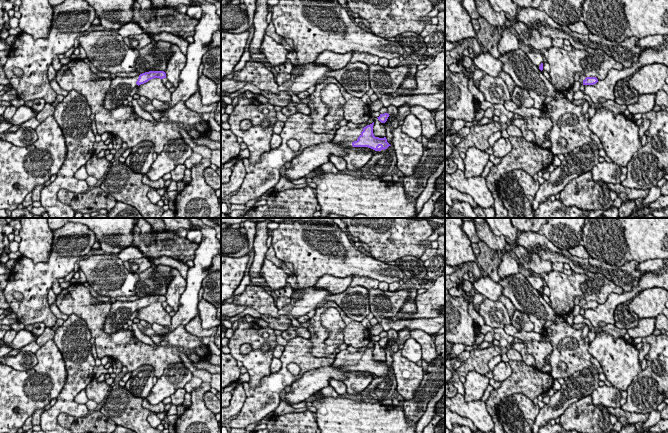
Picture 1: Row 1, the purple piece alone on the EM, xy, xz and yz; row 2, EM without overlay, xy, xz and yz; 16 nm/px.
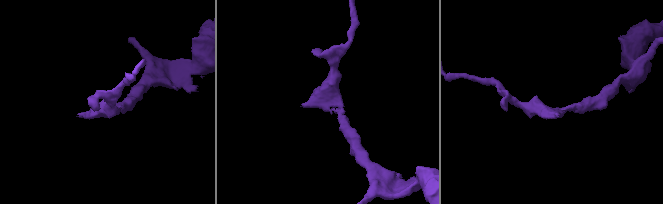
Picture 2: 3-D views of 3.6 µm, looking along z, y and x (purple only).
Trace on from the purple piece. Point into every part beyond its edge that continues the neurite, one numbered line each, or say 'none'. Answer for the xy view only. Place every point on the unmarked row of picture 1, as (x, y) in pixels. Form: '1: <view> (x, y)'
1: xy (120, 311)

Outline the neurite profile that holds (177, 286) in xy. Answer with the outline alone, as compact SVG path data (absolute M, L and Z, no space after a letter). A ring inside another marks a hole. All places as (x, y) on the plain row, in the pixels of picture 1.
M173 268L172 279L166 290L166 302L173 311L177 311L180 306L180 297L186 289L186 279L184 279L180 272Z

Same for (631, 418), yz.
M606 408L606 411L610 414L613 414L617 418L625 417L628 424L635 424L638 422L644 423L647 421L649 417L649 413L642 414L642 413L630 413L624 411L622 408Z

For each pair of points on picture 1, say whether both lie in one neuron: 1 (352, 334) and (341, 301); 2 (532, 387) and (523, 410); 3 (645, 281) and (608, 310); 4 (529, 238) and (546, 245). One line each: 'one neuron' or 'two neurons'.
1: two neurons
2: two neurons
3: one neuron
4: one neuron

